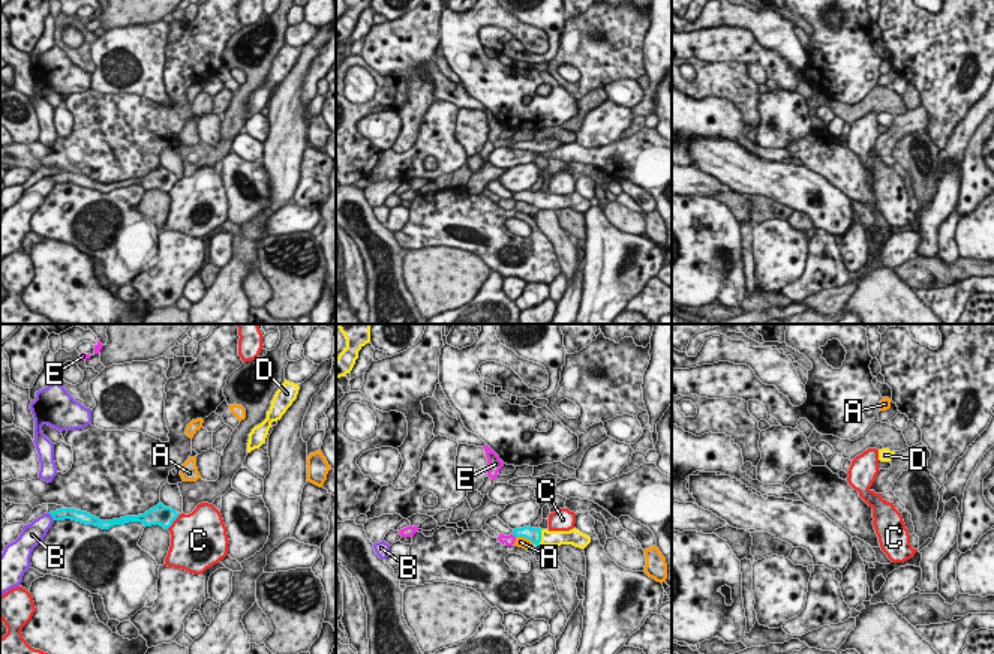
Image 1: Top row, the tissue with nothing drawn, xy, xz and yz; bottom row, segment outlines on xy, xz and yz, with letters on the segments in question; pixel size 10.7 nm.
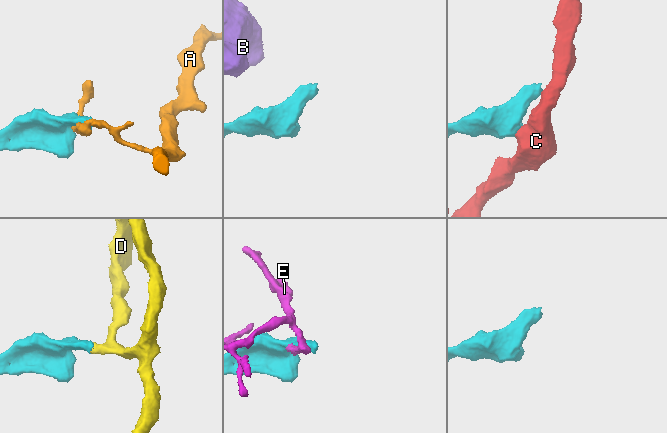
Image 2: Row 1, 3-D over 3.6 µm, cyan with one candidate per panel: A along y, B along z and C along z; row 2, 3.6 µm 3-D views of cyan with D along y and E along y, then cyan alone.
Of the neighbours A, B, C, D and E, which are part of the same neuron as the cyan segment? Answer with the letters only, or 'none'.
D

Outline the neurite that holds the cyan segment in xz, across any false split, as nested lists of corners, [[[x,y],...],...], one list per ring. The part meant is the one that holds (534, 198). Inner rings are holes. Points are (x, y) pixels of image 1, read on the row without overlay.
[[[516,192],[513,194],[514,201],[525,201],[531,204],[535,210],[561,210],[573,208],[576,212],[585,213],[591,207],[591,201],[573,192],[570,195],[547,195],[541,192]]]

